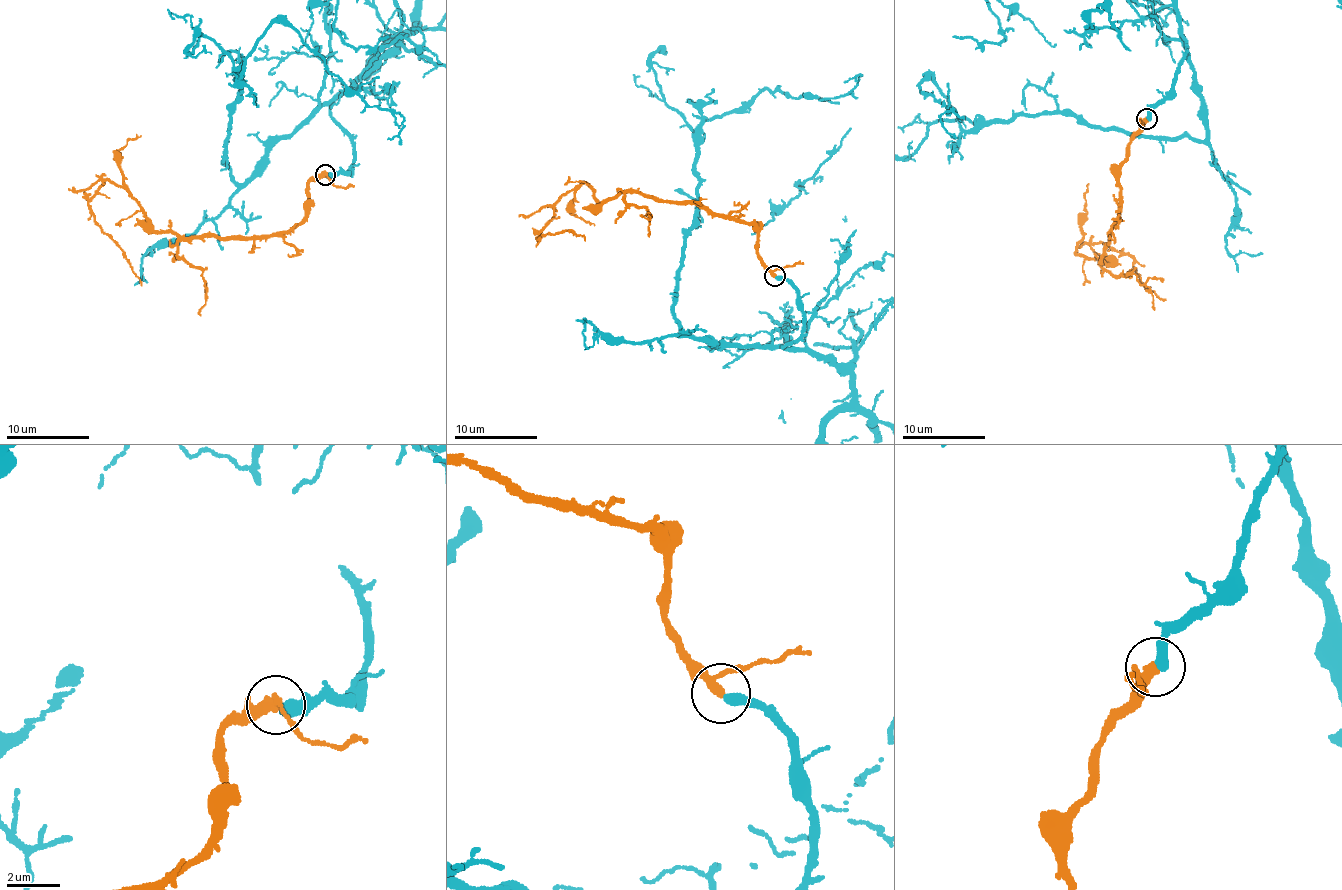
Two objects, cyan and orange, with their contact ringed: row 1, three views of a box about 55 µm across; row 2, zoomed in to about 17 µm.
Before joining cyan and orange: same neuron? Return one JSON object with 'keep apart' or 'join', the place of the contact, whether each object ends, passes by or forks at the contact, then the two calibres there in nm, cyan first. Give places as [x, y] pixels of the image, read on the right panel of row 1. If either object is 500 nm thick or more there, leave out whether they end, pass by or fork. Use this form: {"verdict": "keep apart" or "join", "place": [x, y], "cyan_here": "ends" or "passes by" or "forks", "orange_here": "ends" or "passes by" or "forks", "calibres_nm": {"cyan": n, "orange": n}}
{"verdict": "join", "place": [1147, 119], "cyan_here": "ends", "orange_here": "forks", "calibres_nm": {"cyan": 440, "orange": 240}}

